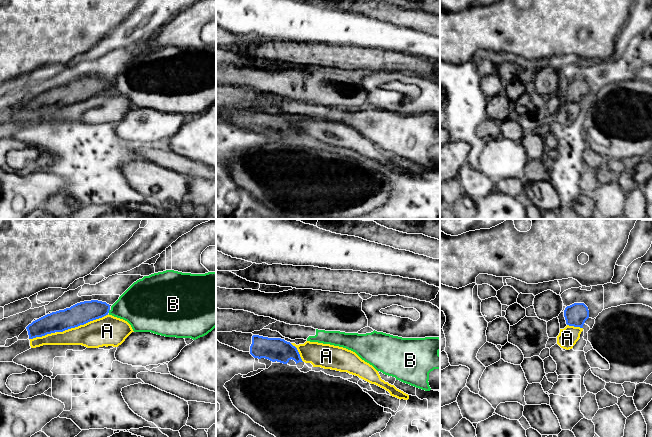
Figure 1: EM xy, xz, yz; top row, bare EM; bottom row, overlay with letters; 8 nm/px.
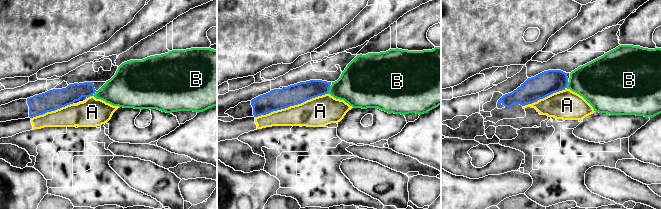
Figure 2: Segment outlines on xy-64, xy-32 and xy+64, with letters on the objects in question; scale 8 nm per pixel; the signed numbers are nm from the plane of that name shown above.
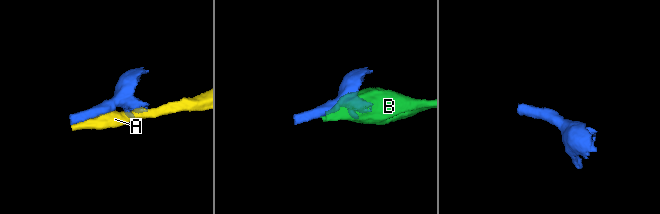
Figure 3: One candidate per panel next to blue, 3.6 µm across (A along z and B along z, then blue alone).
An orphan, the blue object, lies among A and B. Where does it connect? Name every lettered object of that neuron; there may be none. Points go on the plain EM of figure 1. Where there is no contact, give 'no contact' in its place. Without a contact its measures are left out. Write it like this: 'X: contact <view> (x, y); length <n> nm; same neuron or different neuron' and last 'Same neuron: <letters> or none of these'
A: contact xy (82, 100); length 440 nm; different neuron
B: contact xy (108, 87); length 30 nm; different neuron
Same neuron: none of these

